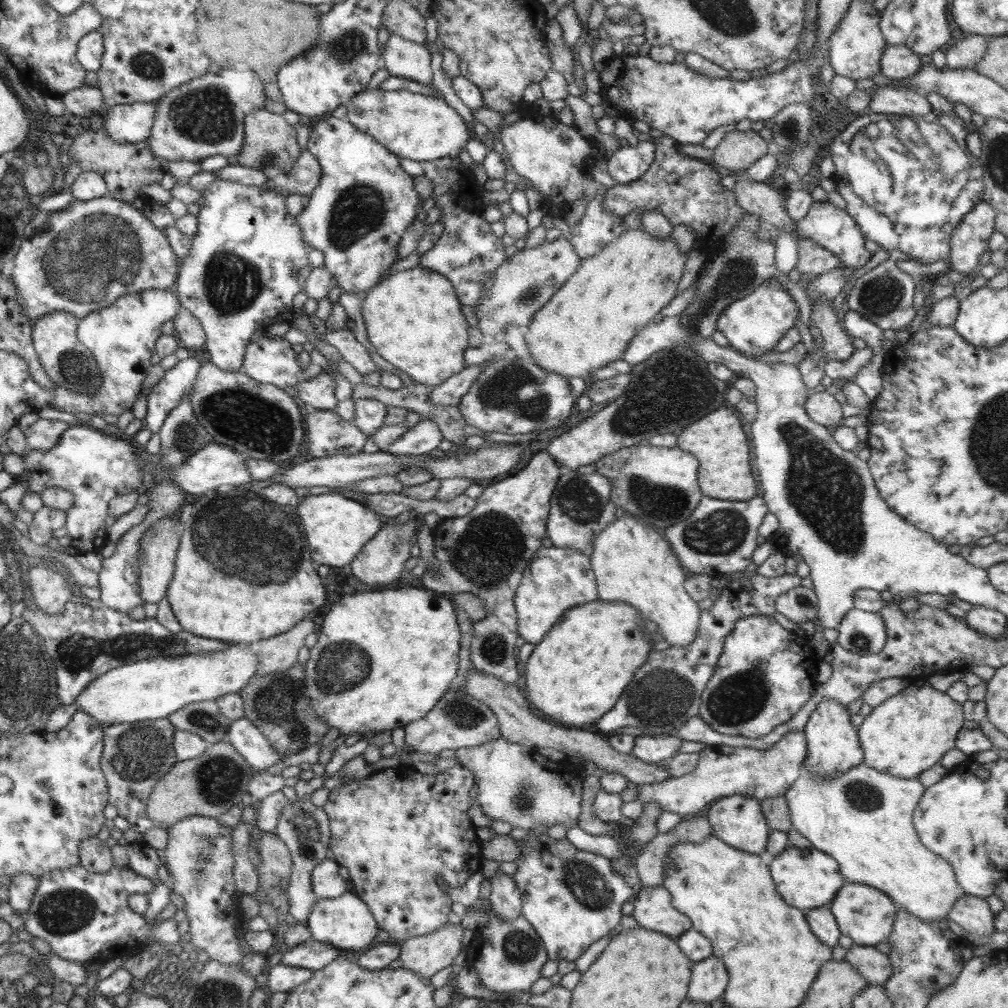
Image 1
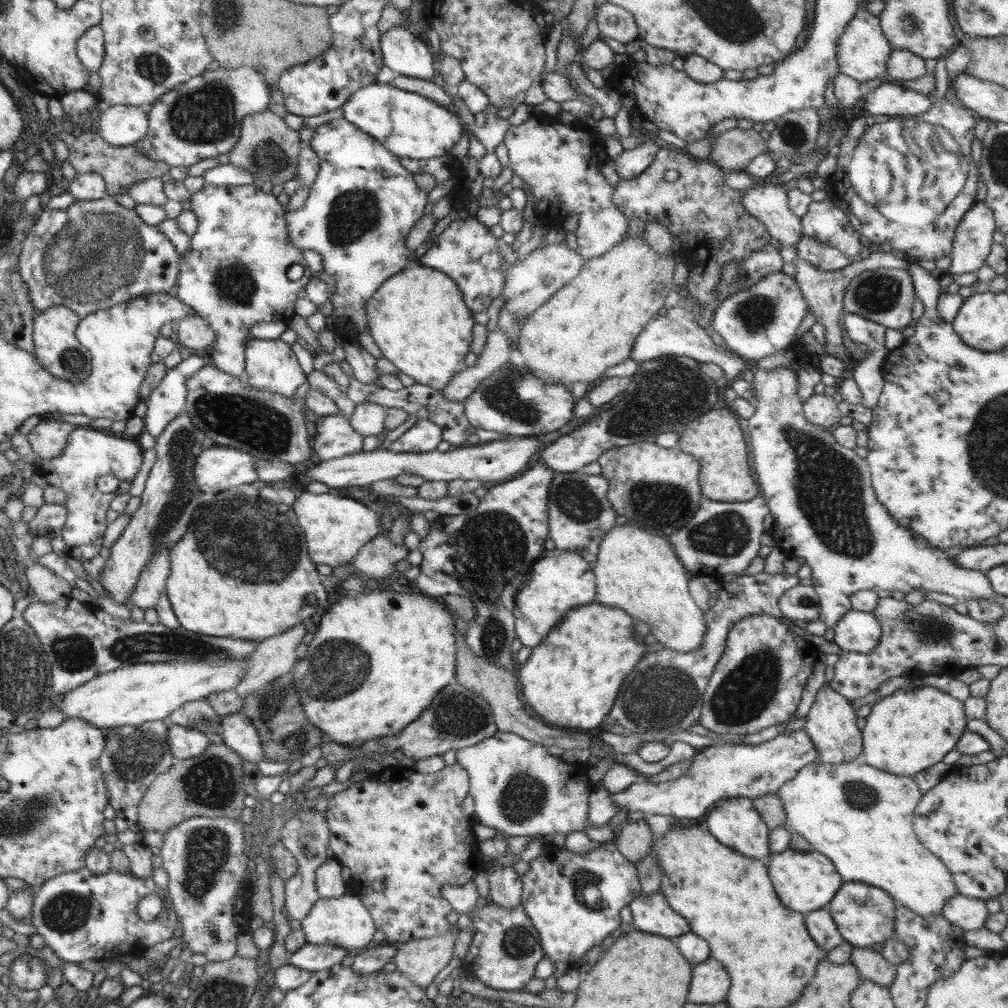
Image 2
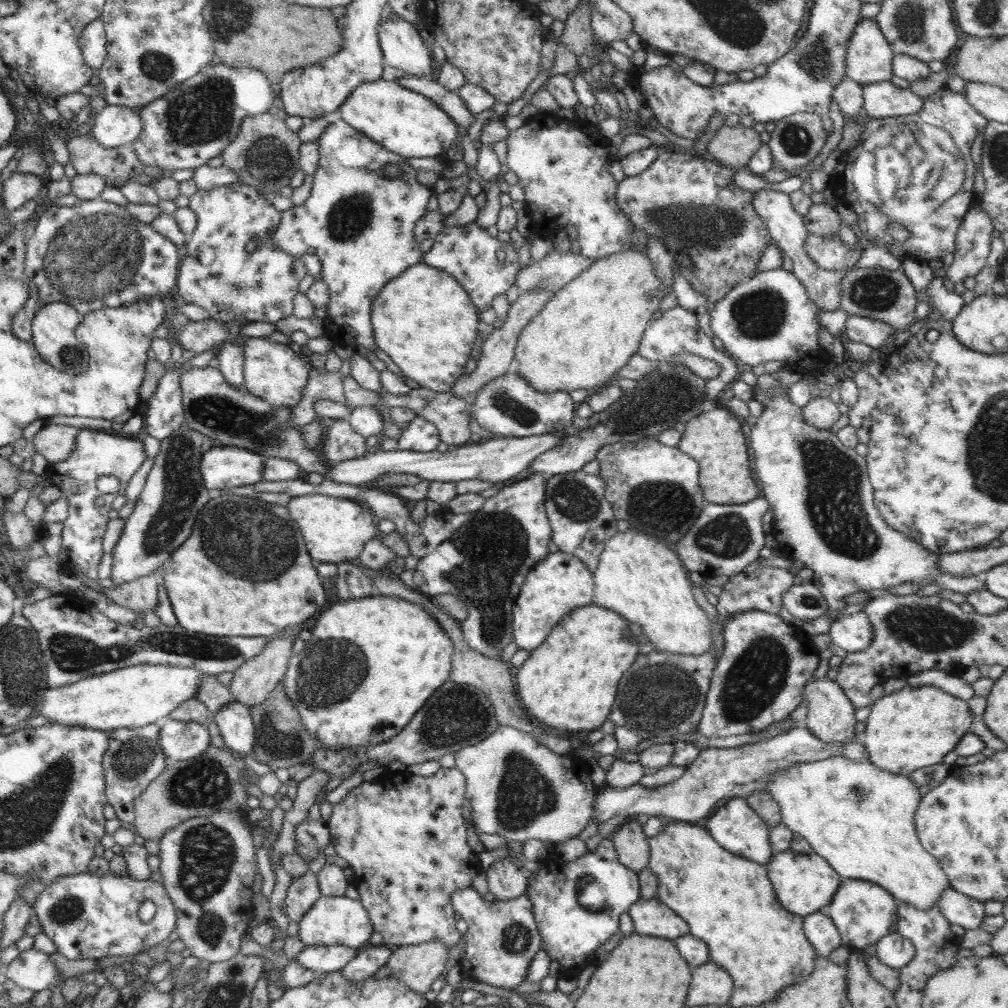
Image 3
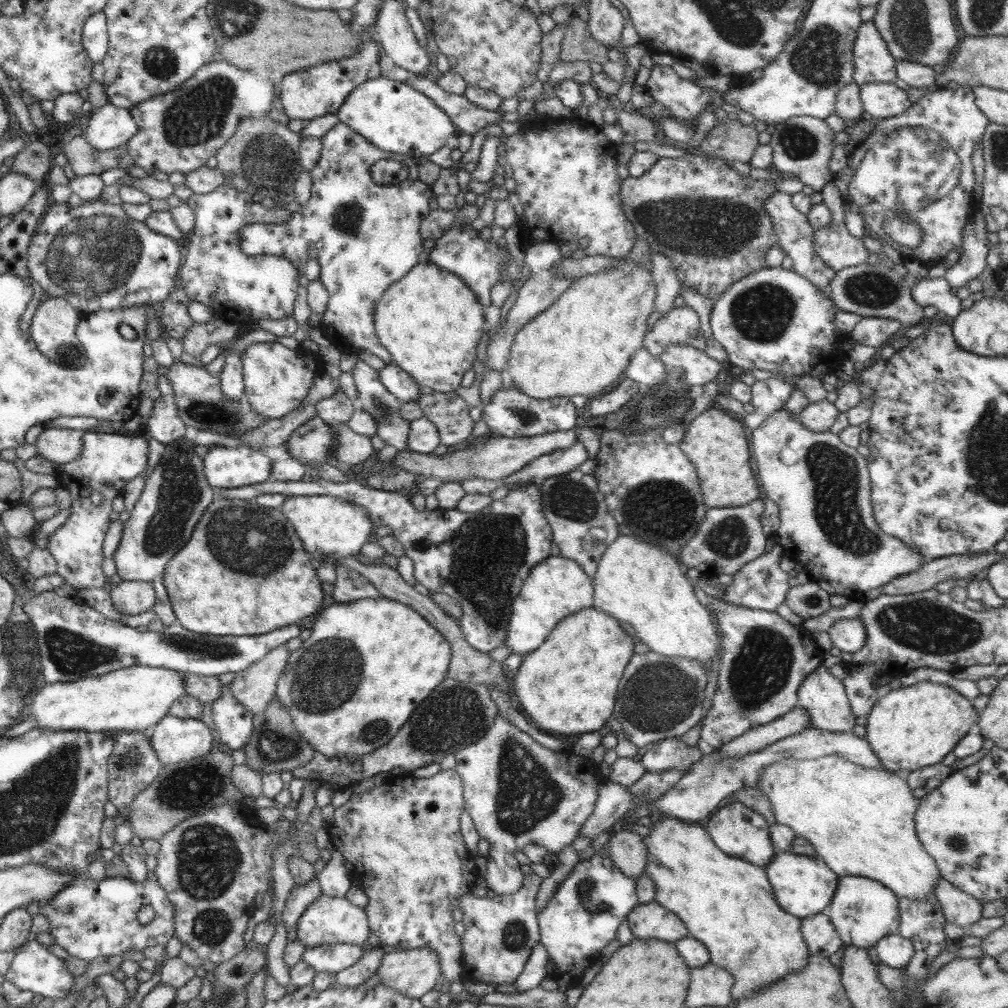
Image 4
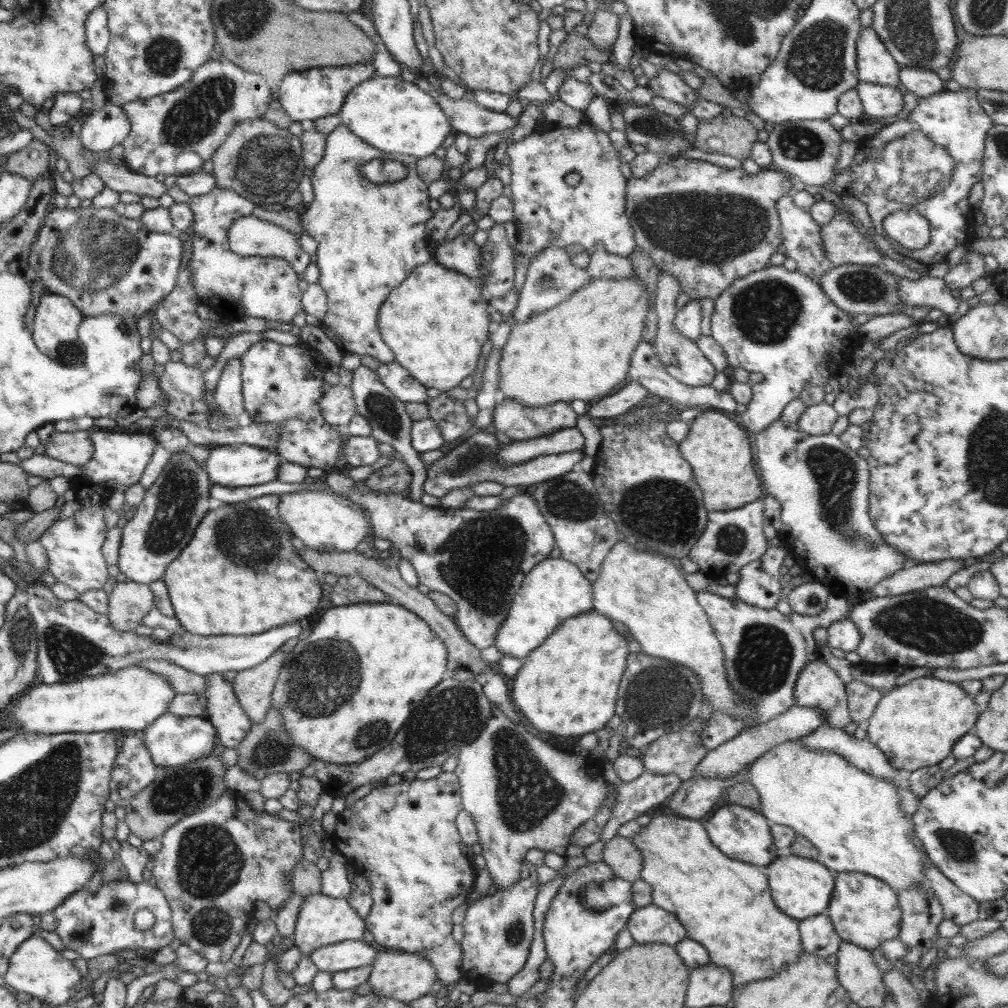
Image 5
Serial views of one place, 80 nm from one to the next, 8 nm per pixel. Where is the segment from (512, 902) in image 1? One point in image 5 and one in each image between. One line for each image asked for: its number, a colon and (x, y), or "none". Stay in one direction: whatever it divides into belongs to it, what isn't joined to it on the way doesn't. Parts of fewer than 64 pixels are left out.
2: (505, 885)
3: (506, 881)
4: (517, 792)
5: (521, 793)

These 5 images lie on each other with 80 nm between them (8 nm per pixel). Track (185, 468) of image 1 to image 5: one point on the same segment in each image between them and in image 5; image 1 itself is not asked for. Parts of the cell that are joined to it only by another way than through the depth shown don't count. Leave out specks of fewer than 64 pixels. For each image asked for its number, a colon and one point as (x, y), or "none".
2: (219, 467)
3: (221, 467)
4: (226, 467)
5: (242, 465)

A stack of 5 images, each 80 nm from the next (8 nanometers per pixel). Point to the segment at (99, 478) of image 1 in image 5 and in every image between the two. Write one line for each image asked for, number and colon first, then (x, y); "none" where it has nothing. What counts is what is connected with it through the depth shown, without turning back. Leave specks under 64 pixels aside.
2: (89, 454)
3: (97, 453)
4: (111, 457)
5: (73, 546)

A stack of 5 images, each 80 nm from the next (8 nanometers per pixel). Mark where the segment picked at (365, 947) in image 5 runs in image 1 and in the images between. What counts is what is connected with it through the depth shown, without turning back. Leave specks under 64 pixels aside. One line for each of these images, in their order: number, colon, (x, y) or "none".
1: (312, 955)
2: (311, 957)
3: (321, 959)
4: (335, 958)

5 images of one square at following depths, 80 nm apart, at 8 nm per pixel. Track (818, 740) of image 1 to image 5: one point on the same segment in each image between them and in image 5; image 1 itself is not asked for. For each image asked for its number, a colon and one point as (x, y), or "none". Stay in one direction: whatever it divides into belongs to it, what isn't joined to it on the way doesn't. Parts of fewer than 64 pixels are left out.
2: (831, 723)
3: (830, 717)
4: (823, 695)
5: (818, 685)

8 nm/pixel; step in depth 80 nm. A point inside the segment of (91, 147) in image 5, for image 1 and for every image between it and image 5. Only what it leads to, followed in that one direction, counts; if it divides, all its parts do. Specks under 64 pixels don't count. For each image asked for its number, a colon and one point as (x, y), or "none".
1: (126, 123)
2: (120, 125)
3: (115, 125)
4: (110, 127)

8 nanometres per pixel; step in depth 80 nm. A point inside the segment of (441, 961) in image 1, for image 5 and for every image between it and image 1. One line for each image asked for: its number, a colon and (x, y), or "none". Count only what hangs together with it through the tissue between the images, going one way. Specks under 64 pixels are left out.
2: (420, 960)
3: (417, 966)
4: (414, 972)
5: (401, 976)

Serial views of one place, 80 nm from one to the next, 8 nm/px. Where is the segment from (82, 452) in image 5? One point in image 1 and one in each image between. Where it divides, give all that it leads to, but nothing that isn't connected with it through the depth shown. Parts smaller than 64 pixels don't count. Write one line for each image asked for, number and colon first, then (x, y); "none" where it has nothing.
1: (44, 434)
2: (47, 440)
3: (55, 442)
4: (59, 445)

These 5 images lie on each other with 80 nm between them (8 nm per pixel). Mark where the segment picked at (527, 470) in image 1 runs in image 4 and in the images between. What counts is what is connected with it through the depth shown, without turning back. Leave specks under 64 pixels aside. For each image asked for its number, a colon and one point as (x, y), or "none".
2: (485, 557)
3: (483, 559)
4: (481, 561)

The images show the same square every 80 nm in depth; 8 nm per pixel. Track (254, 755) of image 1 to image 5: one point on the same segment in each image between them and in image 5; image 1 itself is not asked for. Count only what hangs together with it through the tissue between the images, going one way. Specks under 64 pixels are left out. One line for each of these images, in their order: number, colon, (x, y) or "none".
2: (239, 734)
3: (235, 724)
4: (234, 722)
5: (225, 713)

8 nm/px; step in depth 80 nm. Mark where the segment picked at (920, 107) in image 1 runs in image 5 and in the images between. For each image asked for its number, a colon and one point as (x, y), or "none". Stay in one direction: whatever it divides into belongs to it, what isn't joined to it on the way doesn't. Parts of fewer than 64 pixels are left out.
2: (889, 99)
3: (881, 100)
4: (881, 100)
5: (878, 101)

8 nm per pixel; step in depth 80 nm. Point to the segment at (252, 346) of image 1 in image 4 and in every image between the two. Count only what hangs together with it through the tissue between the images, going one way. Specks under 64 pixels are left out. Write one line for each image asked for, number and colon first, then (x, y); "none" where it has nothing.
2: (271, 365)
3: (273, 372)
4: (277, 379)

